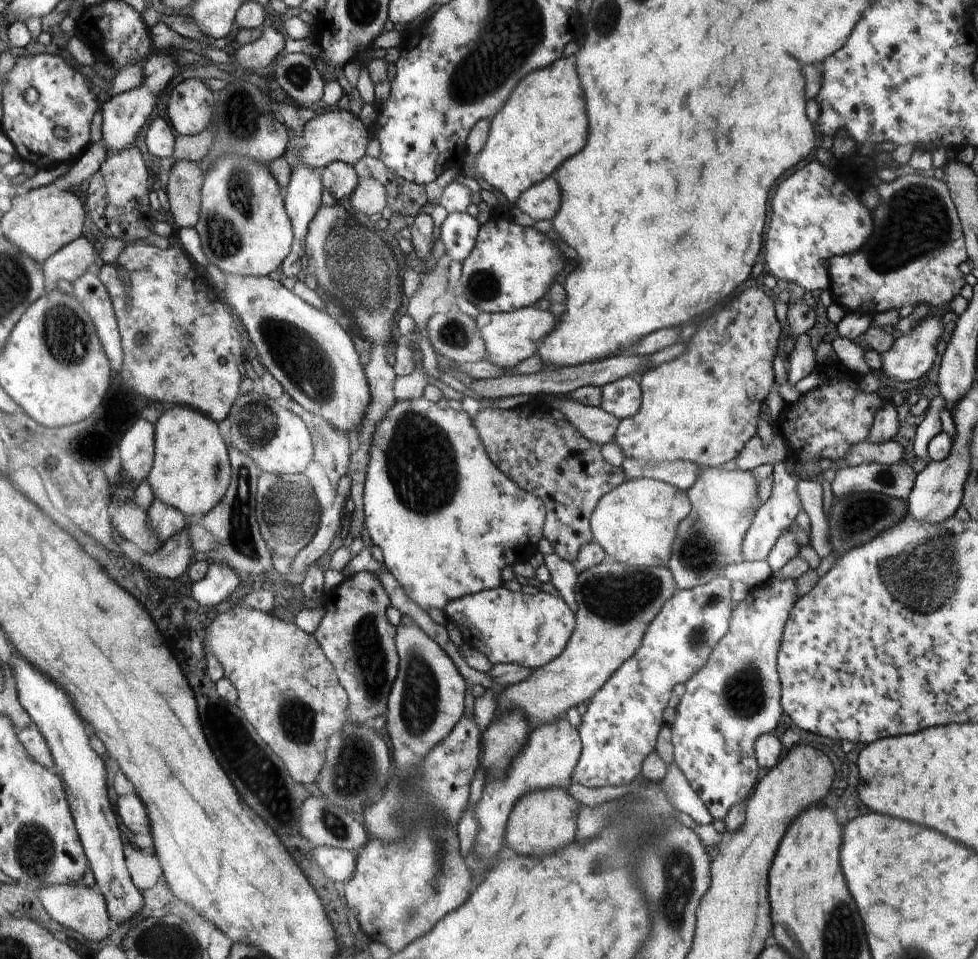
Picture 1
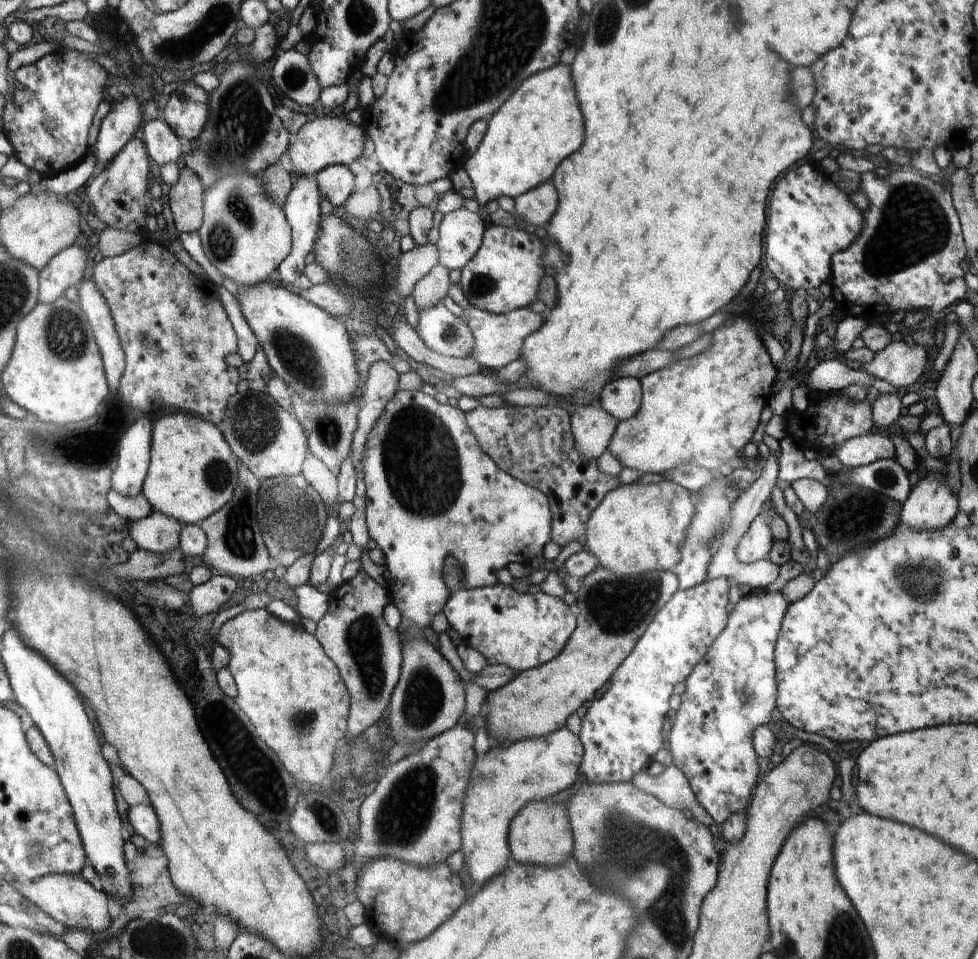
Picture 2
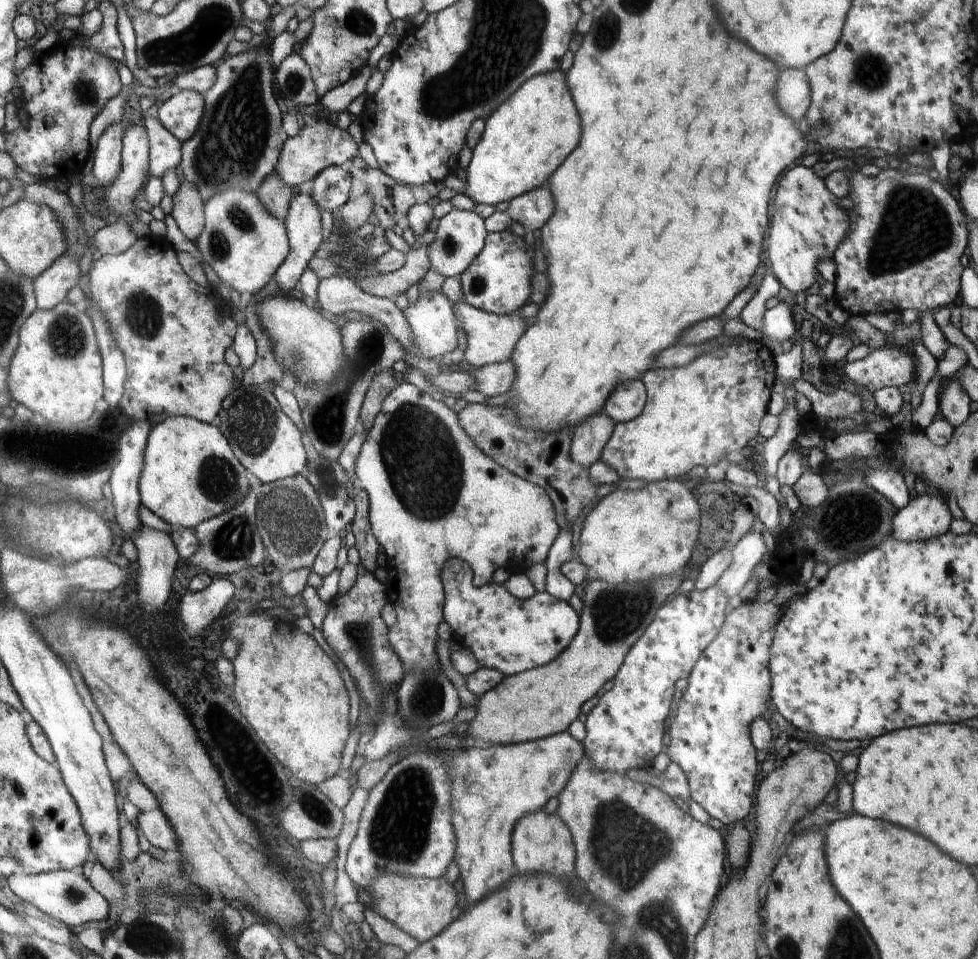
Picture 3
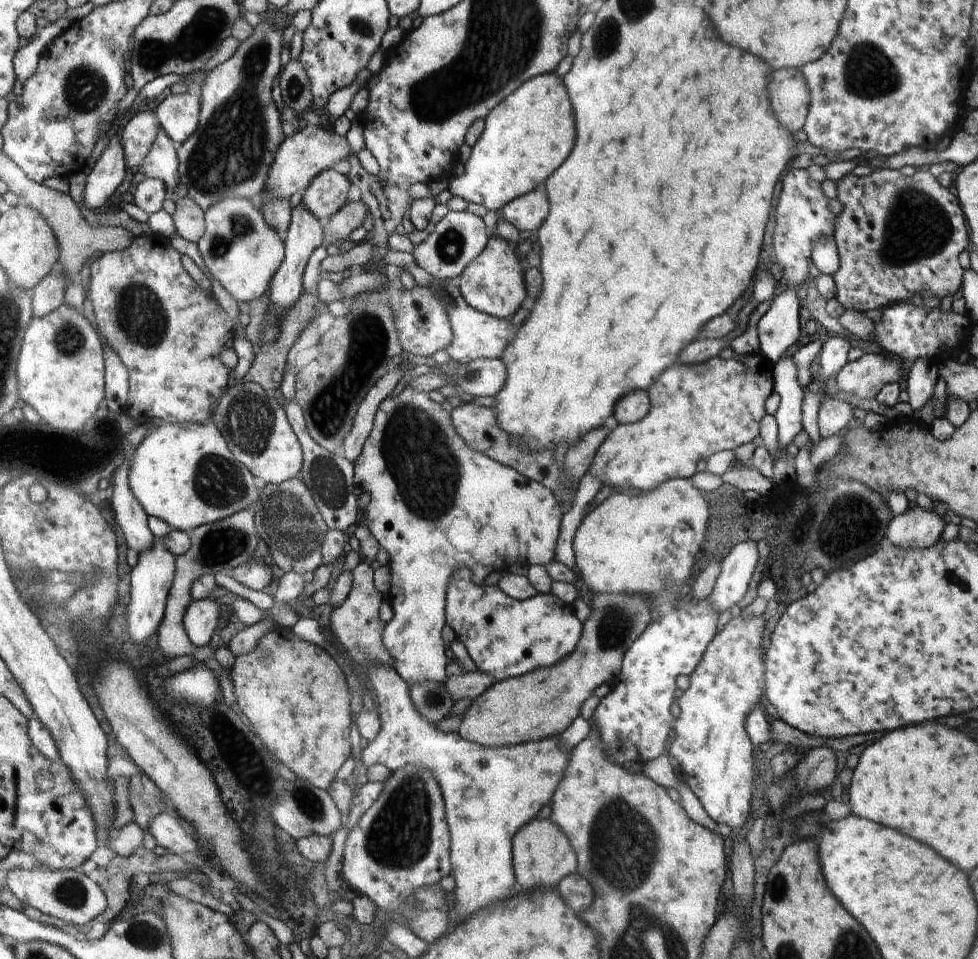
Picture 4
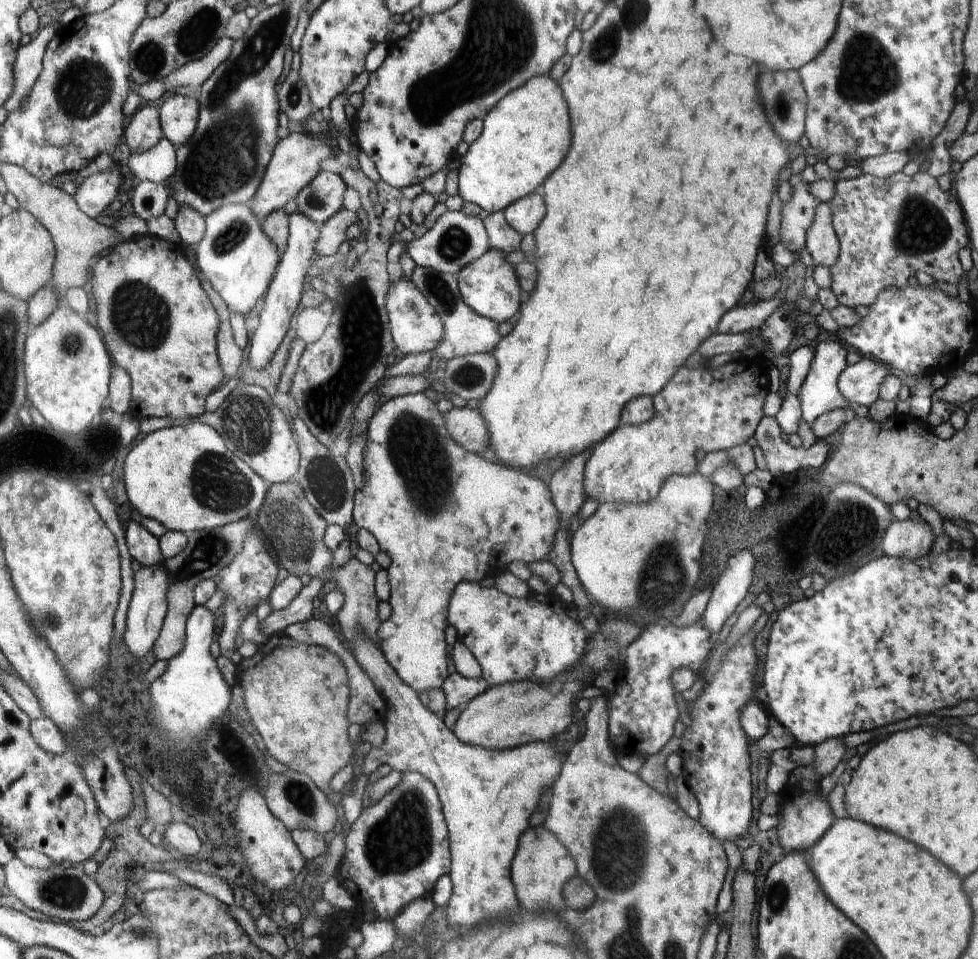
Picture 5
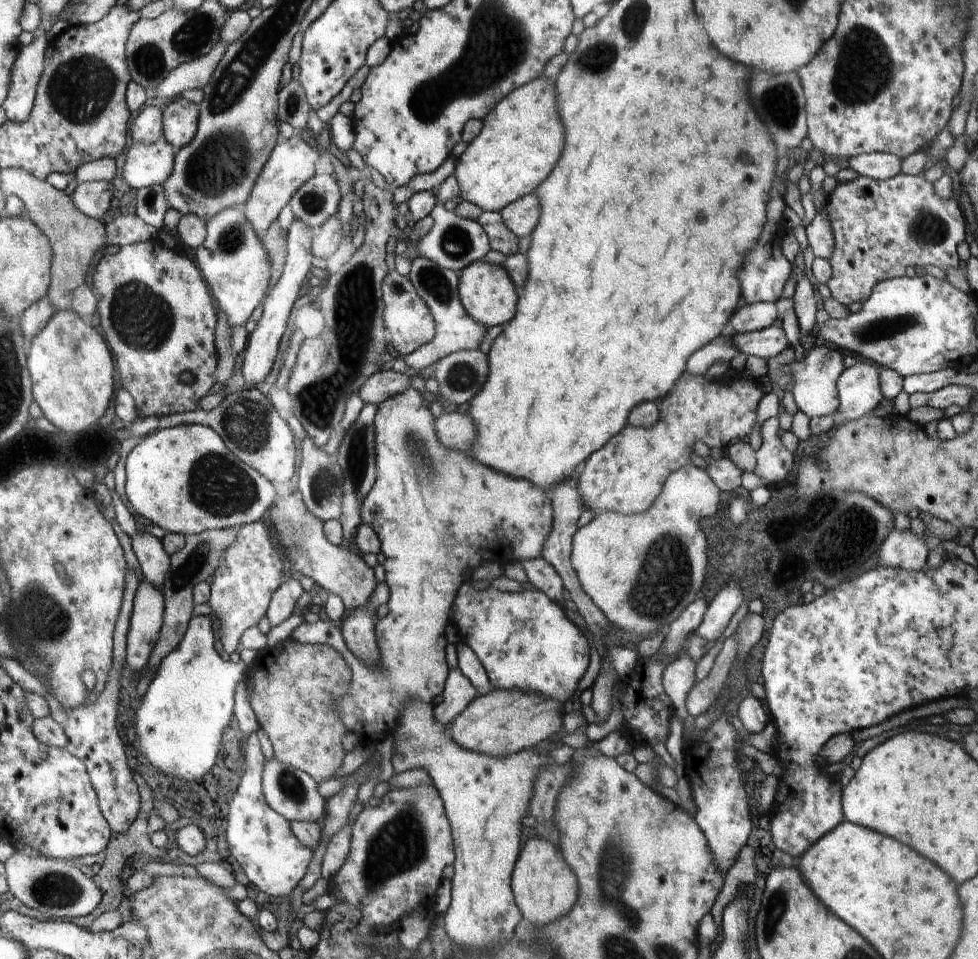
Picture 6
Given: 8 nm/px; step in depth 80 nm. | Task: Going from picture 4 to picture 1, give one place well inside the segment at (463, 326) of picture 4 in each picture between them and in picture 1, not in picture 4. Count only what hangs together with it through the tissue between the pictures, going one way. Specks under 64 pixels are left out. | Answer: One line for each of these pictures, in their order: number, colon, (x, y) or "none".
1: (509, 338)
2: (498, 339)
3: (487, 339)

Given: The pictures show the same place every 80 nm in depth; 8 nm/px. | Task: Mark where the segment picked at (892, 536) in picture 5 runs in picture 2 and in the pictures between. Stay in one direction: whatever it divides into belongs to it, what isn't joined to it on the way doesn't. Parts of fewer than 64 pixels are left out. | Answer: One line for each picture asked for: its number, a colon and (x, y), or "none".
2: (932, 504)
3: (926, 516)
4: (915, 528)

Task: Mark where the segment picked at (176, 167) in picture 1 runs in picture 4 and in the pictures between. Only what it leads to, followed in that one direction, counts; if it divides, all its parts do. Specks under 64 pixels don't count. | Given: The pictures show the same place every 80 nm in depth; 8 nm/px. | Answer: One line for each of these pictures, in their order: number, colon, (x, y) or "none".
2: (186, 196)
3: (187, 211)
4: (189, 219)

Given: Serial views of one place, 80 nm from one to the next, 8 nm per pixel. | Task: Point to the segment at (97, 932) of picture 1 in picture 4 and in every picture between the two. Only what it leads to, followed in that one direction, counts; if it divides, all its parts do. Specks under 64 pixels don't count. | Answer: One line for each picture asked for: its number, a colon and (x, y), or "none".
2: (68, 899)
3: (65, 895)
4: (69, 894)

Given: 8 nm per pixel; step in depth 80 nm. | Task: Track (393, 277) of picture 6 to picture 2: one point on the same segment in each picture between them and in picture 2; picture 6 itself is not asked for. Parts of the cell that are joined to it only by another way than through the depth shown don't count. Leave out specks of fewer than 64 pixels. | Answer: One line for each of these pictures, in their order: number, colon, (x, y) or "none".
2: (442, 332)
3: (436, 330)
4: (421, 321)
5: (416, 327)

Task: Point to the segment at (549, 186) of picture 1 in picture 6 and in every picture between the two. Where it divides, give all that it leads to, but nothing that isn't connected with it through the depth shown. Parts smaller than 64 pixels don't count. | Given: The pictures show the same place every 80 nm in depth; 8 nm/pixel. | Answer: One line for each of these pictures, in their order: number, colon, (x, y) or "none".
2: (536, 207)
3: (533, 209)
4: (527, 212)
5: (524, 215)
6: (520, 216)

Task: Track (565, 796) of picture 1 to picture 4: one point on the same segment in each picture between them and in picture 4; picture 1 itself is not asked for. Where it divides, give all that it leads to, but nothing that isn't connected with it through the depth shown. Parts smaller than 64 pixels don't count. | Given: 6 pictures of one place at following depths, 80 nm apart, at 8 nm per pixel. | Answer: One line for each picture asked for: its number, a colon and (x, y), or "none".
2: (540, 833)
3: (541, 842)
4: (542, 854)

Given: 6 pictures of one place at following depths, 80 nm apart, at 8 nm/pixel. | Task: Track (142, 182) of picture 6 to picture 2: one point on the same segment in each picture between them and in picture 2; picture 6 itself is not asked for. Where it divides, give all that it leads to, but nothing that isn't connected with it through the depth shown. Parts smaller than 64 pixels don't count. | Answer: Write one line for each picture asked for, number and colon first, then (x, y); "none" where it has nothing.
2: (162, 144)
3: (164, 149)
4: (161, 163)
5: (157, 164)

